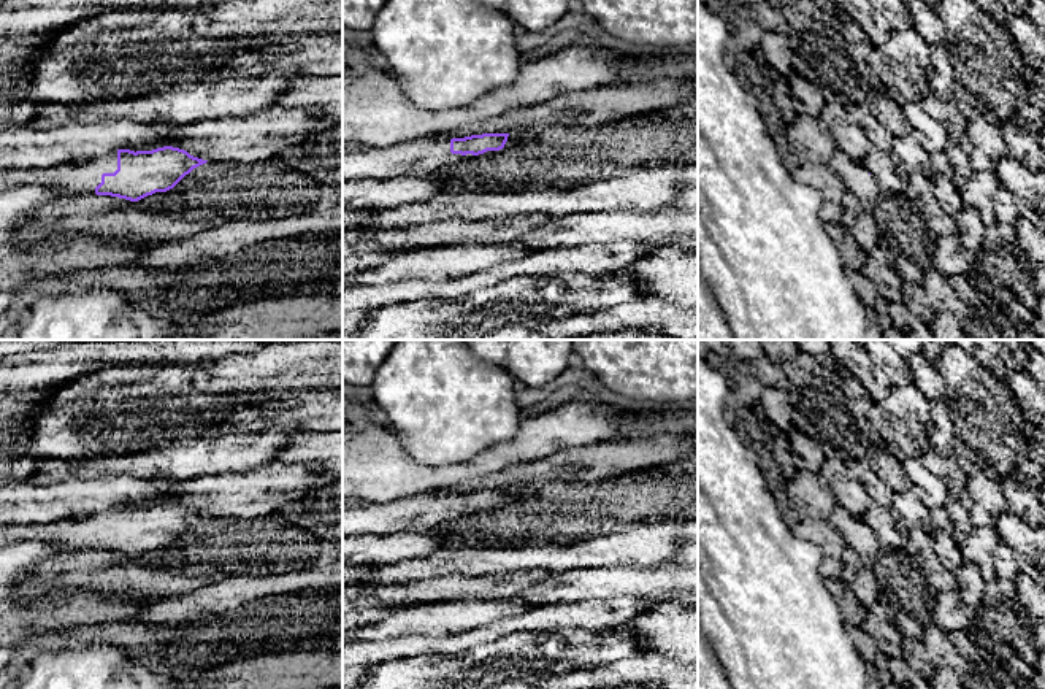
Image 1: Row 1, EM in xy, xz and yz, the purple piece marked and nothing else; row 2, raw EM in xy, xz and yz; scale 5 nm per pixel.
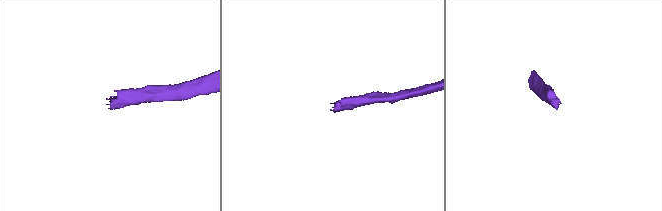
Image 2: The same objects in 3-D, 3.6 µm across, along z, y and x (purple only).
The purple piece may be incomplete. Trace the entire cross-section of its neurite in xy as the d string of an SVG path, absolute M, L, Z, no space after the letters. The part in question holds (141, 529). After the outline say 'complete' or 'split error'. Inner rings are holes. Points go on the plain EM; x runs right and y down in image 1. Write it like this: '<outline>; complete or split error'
M173 502L136 508L117 505L86 518L0 525L0 546L41 541L59 545L62 552L97 549L138 557L173 545L186 530L206 518Z; split error

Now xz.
M482 489L452 495L425 492L384 502L343 500L343 535L433 529L487 506L500 506L507 492L509 489Z; split error

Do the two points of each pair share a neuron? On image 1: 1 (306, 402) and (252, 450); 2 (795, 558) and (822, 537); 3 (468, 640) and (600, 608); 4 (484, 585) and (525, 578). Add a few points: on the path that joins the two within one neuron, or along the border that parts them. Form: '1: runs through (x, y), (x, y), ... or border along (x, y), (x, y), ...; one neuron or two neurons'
1: border along (240, 432), (292, 429), (302, 434); two neurons
2: border along (790, 518), (790, 531), (820, 548), (825, 578); two neurons
3: runs through (501, 627), (535, 618), (566, 615); one neuron
4: runs through (493, 585), (511, 585), (516, 581); one neuron

